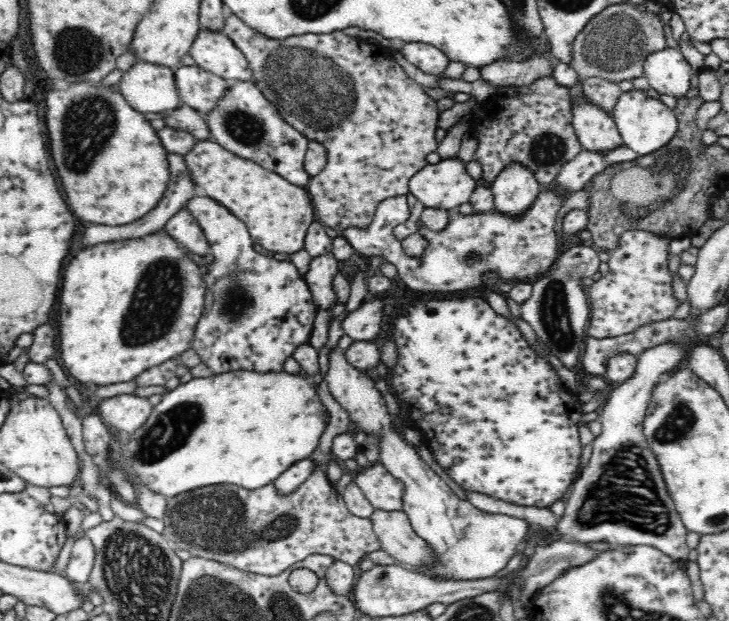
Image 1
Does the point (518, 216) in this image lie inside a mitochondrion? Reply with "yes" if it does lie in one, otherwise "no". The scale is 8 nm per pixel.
no

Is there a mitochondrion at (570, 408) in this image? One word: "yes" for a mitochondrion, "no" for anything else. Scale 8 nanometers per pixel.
no

